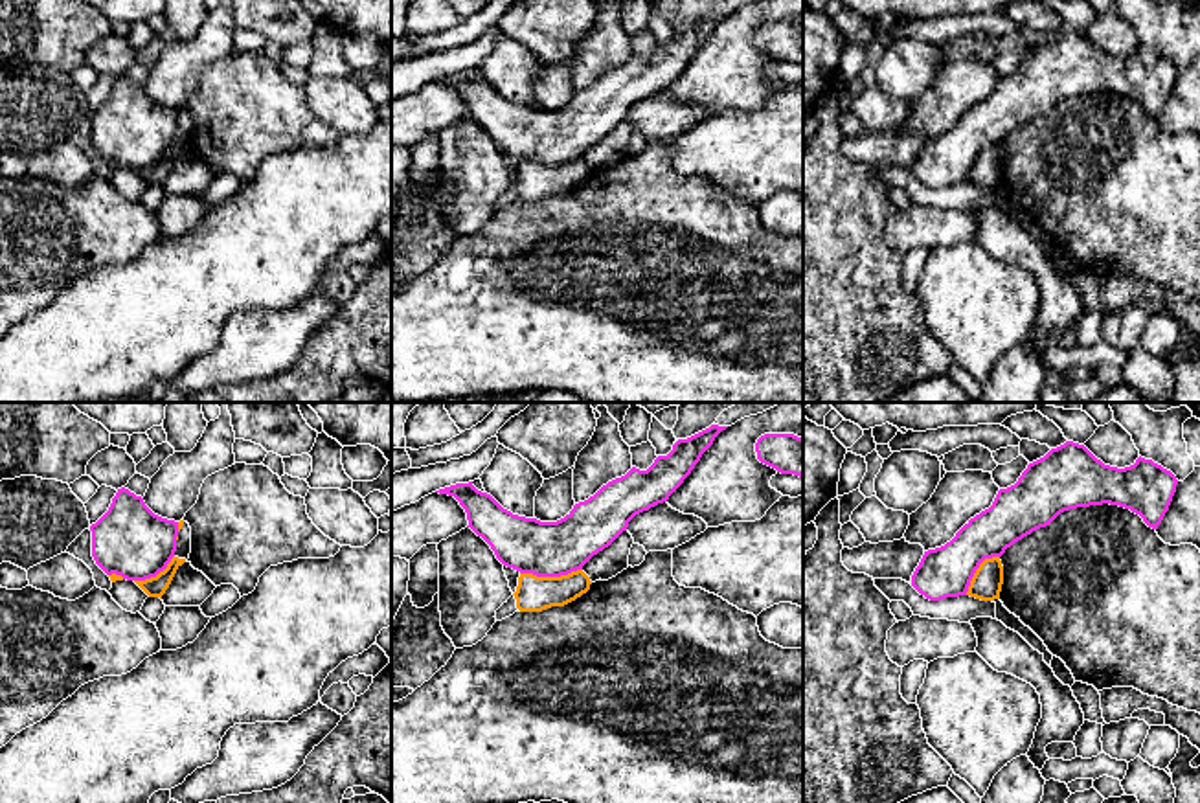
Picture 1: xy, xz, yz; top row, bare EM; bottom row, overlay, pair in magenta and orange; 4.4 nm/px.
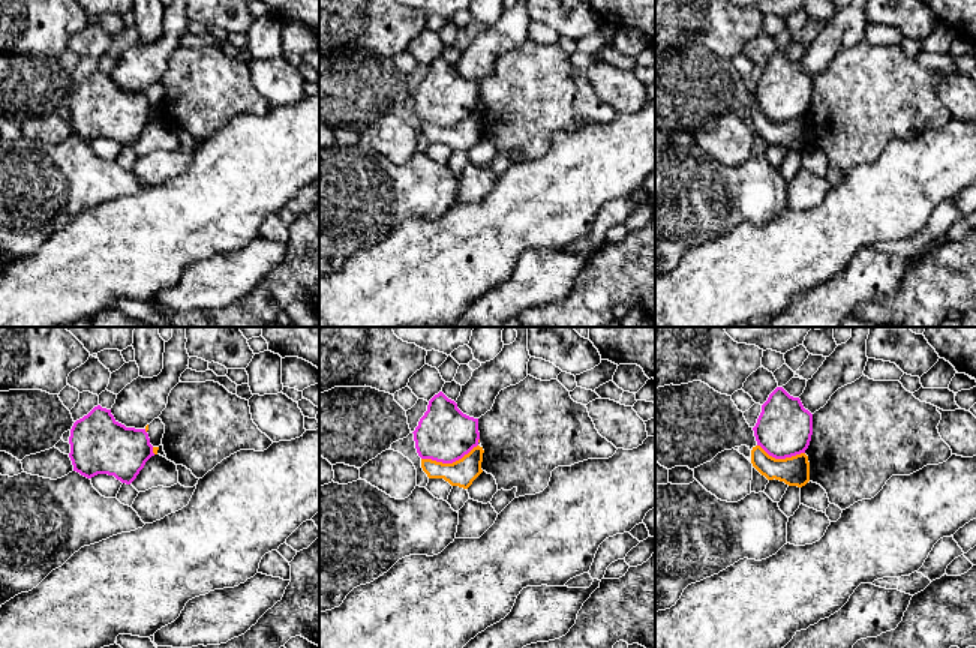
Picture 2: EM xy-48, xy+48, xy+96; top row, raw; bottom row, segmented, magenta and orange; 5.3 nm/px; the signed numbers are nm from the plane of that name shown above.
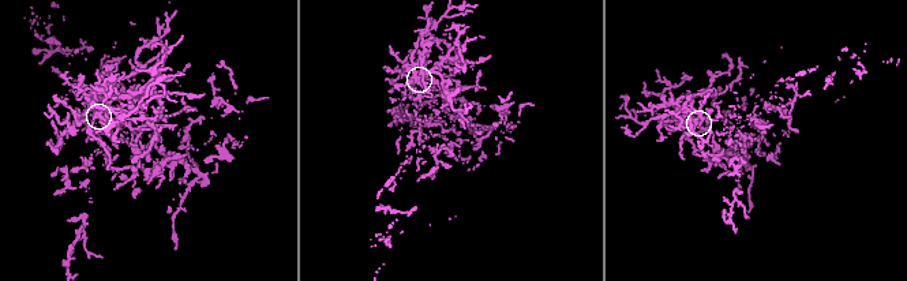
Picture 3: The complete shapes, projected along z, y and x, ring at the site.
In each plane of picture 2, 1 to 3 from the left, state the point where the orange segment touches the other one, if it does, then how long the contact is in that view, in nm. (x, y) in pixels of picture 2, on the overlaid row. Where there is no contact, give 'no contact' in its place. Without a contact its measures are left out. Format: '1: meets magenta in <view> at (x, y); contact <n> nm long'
1: meets magenta in xy-48 at (152, 450); contact 40 nm long
2: meets magenta in xy+48 at (449, 462); contact 320 nm long
3: meets magenta in xy+96 at (781, 458); contact 260 nm long

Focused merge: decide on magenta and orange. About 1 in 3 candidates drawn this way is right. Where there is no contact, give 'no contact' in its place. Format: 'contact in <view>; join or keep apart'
contact in xz; keep apart

